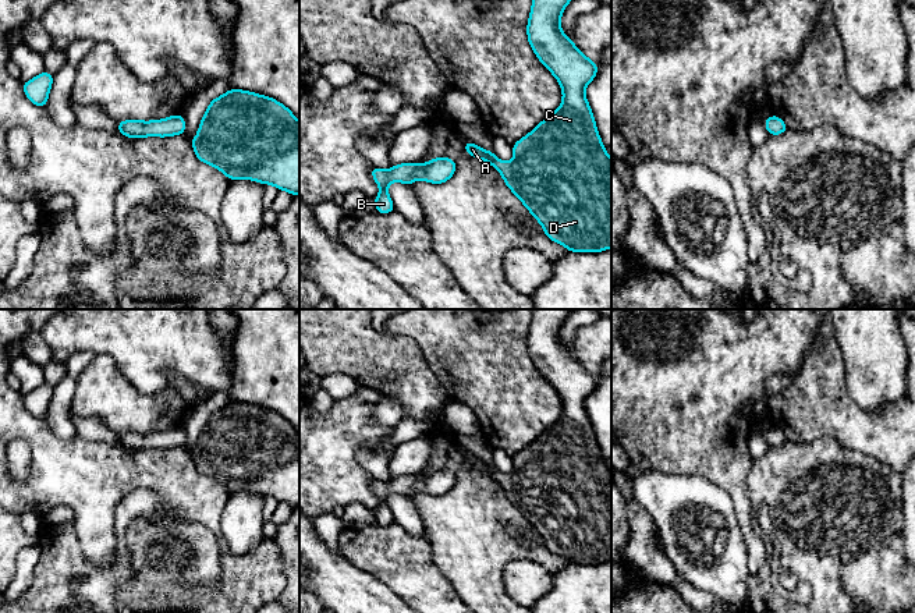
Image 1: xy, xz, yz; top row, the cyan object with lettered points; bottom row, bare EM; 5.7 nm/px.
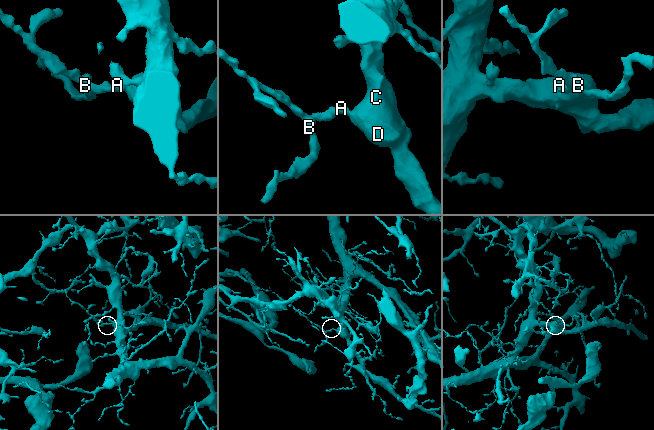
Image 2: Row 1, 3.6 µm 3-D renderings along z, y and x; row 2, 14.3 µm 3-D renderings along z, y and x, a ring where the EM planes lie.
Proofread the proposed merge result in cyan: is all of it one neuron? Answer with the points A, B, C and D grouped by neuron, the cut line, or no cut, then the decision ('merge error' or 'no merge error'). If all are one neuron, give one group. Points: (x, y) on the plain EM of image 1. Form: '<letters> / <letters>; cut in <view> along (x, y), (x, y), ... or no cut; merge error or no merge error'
A B C D; no cut; no merge error

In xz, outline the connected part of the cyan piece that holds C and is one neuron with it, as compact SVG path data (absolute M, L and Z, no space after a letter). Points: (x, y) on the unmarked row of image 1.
M533 309L528 332L528 354L540 375L557 390L563 414L526 449L513 457L514 471L503 474L465 454L465 464L490 475L504 495L542 536L543 545L572 564L600 564L611 560L611 470L599 449L585 408L585 400L597 386L589 372L561 343L560 330L574 309Z

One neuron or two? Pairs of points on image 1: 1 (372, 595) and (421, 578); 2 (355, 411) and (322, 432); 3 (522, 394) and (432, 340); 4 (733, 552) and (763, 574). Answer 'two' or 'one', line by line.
1: two
2: one
3: one
4: two

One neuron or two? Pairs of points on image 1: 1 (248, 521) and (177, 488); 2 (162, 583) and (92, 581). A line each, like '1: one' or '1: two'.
1: two
2: two

